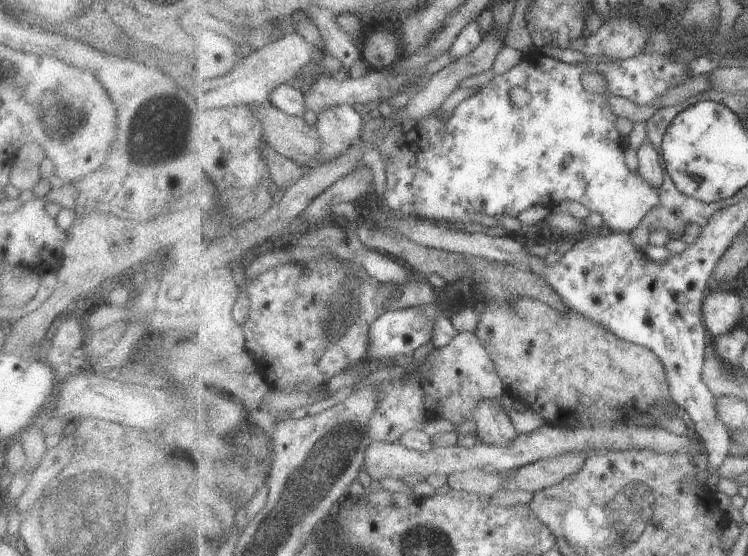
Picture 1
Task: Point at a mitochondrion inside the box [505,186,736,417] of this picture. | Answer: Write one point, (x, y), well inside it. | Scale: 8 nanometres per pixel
(658, 374)

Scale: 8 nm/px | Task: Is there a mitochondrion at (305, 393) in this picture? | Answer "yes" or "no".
no

